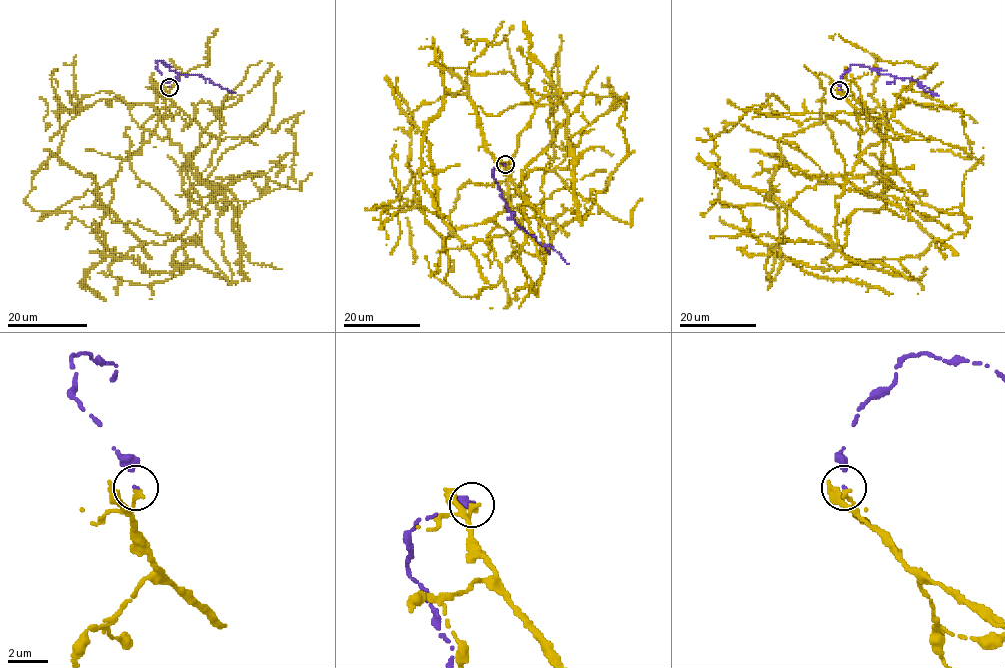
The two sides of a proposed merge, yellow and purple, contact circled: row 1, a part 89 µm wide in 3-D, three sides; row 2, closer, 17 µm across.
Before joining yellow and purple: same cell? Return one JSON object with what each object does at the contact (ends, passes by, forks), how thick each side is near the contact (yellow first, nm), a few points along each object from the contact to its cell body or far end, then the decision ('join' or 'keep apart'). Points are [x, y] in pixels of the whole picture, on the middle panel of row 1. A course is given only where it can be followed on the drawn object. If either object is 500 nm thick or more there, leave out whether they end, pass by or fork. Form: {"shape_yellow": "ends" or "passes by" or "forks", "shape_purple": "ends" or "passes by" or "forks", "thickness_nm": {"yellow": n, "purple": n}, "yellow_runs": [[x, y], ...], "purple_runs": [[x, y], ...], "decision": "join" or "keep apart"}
{"shape_yellow": "ends", "shape_purple": "ends", "thickness_nm": {"yellow": 280, "purple": 130}, "yellow_runs": [[505, 164], [551, 232], [626, 103], [464, 94], [510, 178], [565, 94], [535, 245], [599, 170]], "purple_runs": [[505, 164], [494, 168], [492, 177], [515, 223], [540, 244], [551, 246], [568, 264]], "decision": "keep apart"}

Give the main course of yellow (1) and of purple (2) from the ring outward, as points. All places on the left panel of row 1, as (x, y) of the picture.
1: (169, 87), (217, 138), (297, 116), (287, 183), (127, 252), (199, 243), (232, 284), (186, 168), (267, 62)
2: (169, 87), (156, 61), (165, 62), (171, 71), (198, 74), (206, 82), (235, 92)

